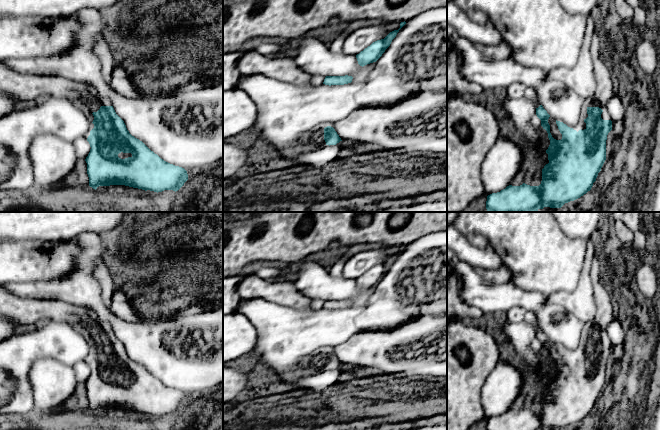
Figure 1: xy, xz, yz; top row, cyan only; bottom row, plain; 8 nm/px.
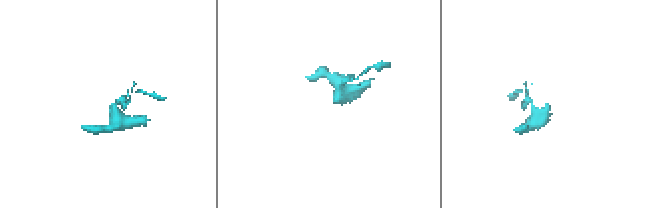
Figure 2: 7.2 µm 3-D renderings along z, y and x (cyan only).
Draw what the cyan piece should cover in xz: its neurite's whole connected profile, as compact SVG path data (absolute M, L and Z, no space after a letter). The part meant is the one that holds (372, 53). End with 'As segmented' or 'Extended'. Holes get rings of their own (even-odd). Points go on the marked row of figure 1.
M406 22L400 23L400 28L390 32L384 39L377 40L373 42L370 46L365 48L359 54L356 55L358 64L360 66L365 66L367 64L376 62L385 50L390 46L392 40L396 37L399 30L406 24Z. As segmented

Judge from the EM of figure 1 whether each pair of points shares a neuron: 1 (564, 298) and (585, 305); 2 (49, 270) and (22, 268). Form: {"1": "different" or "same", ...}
{"1": "same", "2": "same"}

